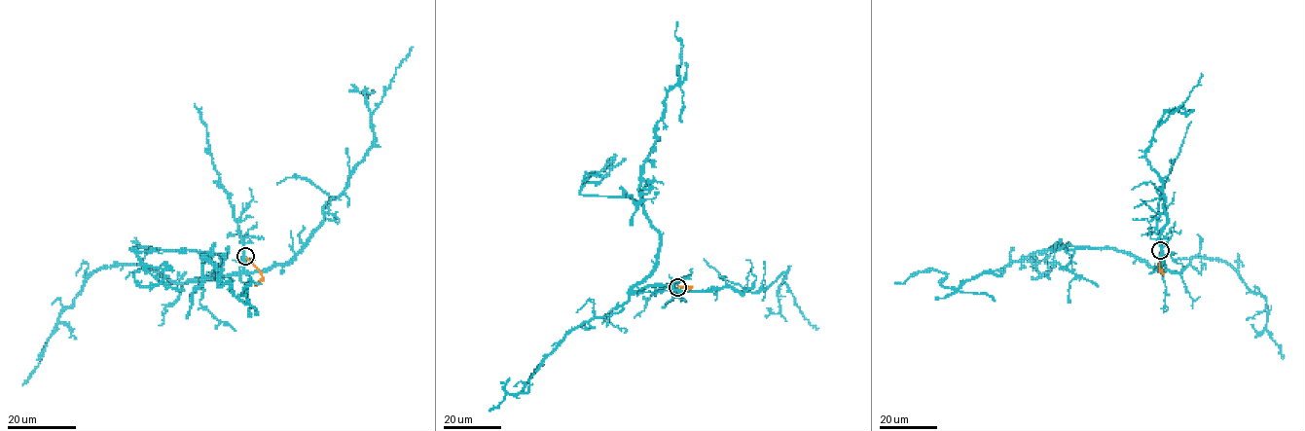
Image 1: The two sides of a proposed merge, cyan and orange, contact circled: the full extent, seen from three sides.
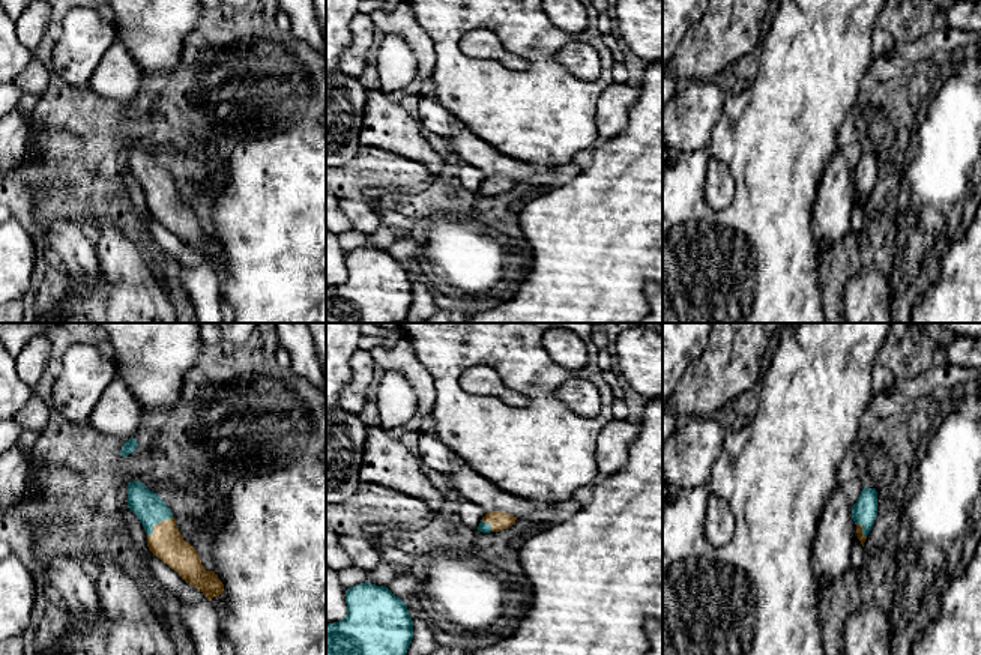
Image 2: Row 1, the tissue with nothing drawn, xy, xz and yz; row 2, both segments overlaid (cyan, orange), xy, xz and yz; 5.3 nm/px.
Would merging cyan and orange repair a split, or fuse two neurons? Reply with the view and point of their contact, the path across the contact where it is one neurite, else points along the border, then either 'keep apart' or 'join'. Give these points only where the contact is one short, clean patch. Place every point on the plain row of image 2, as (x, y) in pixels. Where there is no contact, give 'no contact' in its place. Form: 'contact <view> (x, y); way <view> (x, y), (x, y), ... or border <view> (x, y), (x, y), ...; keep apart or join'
contact xy (156, 187); way xy (149, 172), (156, 187), (166, 206); join

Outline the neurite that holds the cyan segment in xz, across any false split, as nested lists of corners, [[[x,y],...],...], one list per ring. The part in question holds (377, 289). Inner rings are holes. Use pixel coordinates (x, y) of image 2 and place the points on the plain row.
[[[368,245],[346,254],[347,278],[326,288],[326,323],[401,323],[413,302],[407,269]]]

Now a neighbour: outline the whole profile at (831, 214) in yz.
[[[837,150],[820,176],[811,213],[820,248],[828,254],[852,231],[850,185],[852,170]]]

